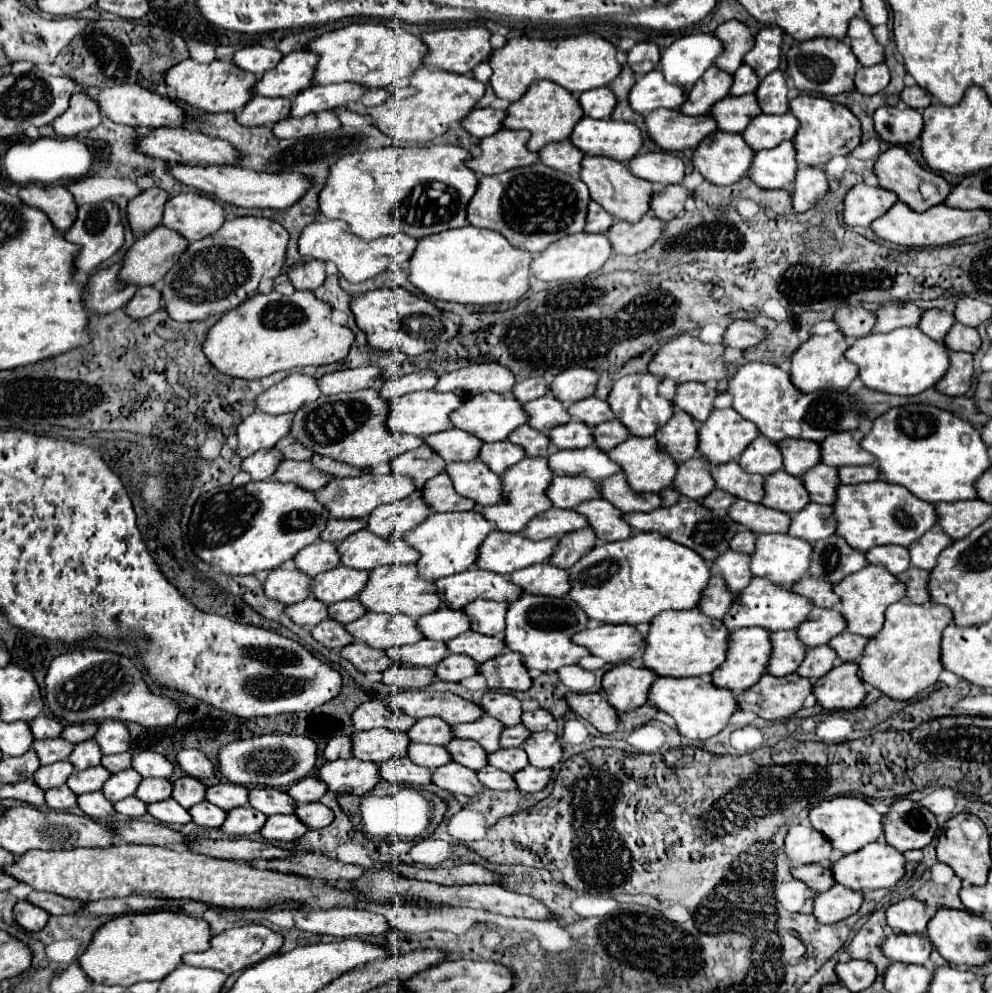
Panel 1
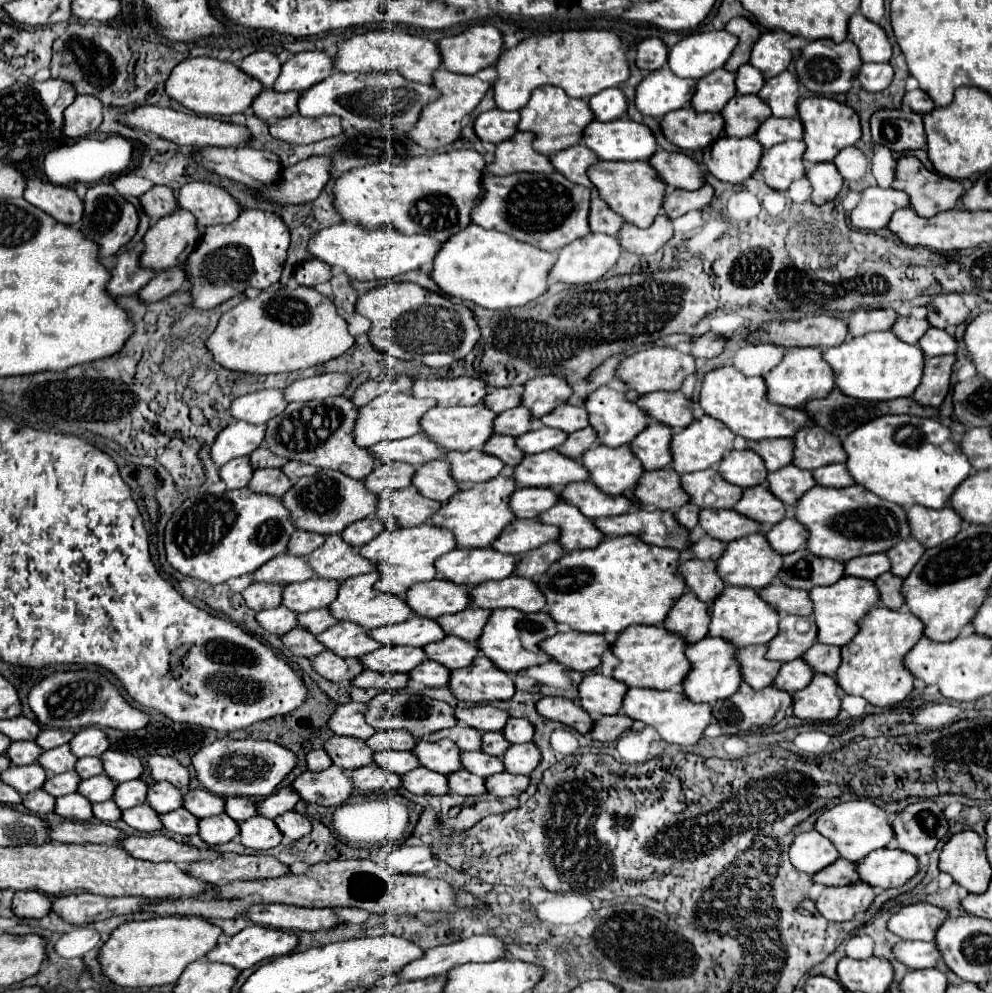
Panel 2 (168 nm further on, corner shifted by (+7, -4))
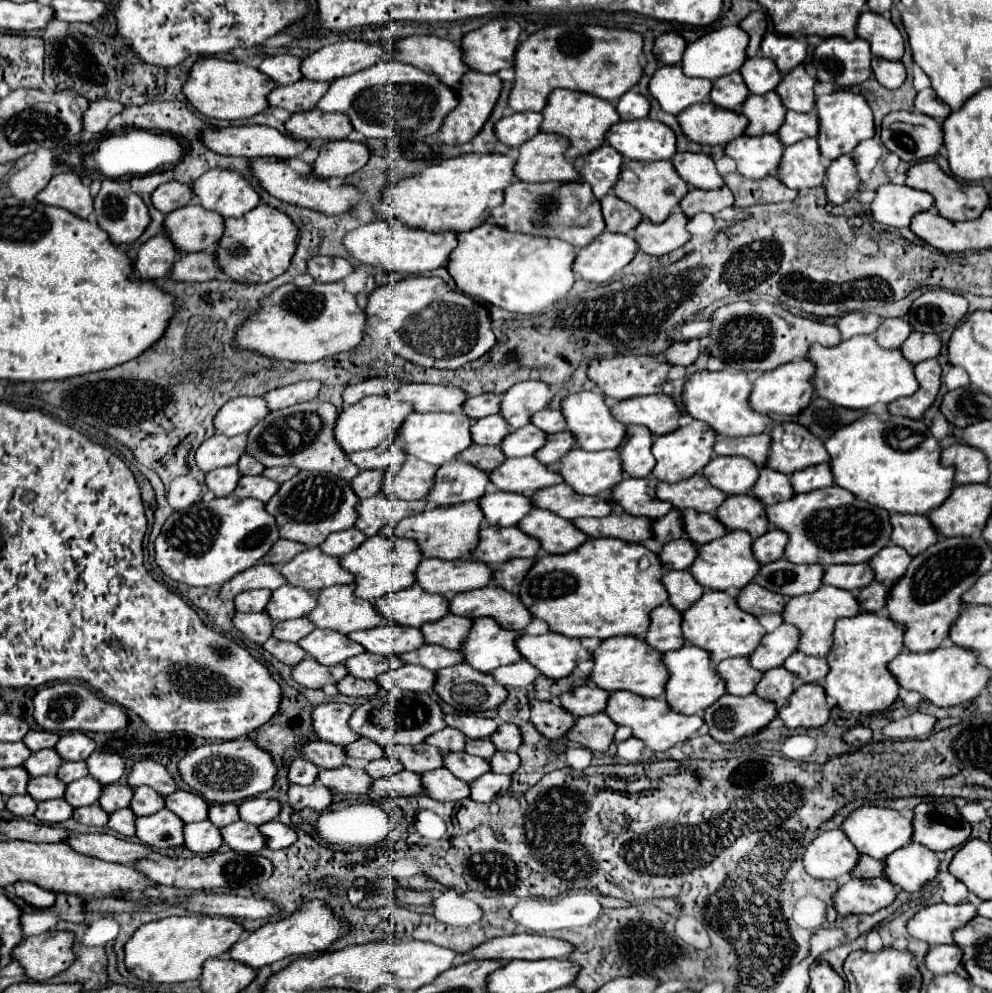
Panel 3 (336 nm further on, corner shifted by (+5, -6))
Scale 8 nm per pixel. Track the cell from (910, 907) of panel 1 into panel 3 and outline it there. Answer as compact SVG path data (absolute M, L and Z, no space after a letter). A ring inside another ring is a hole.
M932 904L922 908L910 922L908 932L914 938L920 938L932 946L936 944L952 944L954 930L966 926L976 916L976 906L966 904Z

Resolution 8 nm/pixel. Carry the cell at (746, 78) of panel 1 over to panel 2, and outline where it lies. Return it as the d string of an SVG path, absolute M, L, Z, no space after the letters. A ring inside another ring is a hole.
M750 64L740 66L740 70L736 72L736 90L740 94L756 94L760 92L762 86L764 86L764 78L754 66Z

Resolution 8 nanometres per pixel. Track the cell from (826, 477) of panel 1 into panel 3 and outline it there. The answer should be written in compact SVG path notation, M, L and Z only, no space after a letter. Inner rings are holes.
M760 468L760 476L758 476L756 484L754 484L752 494L764 506L770 506L770 504L788 500L790 496L794 496L794 490L792 490L792 484L790 484L786 474L774 472L770 468Z

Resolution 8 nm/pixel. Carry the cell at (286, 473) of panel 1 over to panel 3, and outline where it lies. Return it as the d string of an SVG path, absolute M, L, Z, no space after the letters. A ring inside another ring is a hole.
M244 476L238 482L238 488L232 492L236 498L256 498L264 504L274 496L280 484L274 484L274 480L268 480L264 476Z

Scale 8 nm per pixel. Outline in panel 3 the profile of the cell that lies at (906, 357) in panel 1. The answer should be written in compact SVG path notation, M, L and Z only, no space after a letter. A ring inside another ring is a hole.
M854 336L832 348L810 344L806 358L816 366L812 376L814 394L842 408L868 410L874 404L890 404L896 398L912 396L918 390L914 366L910 366L900 350L880 348L874 336Z

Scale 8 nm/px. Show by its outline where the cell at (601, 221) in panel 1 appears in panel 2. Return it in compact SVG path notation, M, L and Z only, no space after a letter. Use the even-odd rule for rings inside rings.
M592 198L588 222L590 222L592 232L602 232L602 234L608 234L608 236L616 236L620 226L624 224L624 218L620 214L612 212L600 198Z

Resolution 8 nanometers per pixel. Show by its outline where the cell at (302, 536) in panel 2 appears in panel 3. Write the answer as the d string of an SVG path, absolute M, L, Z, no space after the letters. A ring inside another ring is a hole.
M280 538L276 544L274 544L274 548L270 548L270 552L262 558L262 562L266 562L266 564L278 564L278 566L282 566L282 564L286 564L288 560L292 560L292 556L296 556L298 552L302 552L306 546L304 544L298 544L298 542L290 542L290 540L284 540L284 538Z

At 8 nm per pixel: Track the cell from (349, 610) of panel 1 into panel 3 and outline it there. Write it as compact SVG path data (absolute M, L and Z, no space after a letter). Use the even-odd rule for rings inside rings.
M296 618L296 620L284 620L276 622L272 630L272 638L278 638L282 642L298 642L306 634L314 630L314 624L308 618Z

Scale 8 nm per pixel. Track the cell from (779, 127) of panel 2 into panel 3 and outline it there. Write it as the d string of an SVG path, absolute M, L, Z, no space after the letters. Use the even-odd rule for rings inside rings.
M788 112L786 122L778 130L778 136L786 146L798 140L804 140L804 138L816 138L818 136L818 114L816 112L808 112L808 114Z

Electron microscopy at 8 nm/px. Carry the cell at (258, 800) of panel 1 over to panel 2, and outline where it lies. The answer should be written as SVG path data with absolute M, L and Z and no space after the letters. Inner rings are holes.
M240 796L226 798L226 814L236 822L244 822L256 816L256 802L252 798L240 798Z

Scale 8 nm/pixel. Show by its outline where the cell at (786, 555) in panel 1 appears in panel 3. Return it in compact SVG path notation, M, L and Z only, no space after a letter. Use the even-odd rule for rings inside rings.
M732 530L732 532L724 534L722 538L716 538L708 544L698 546L698 556L696 556L694 564L690 564L690 574L706 590L722 590L722 592L732 590L732 592L736 592L752 582L758 568L760 568L760 564L756 562L754 554L752 554L752 538L746 532Z

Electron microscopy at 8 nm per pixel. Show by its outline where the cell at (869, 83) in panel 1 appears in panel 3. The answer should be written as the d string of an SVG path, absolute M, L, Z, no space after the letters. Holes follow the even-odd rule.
M876 56L872 60L872 70L874 70L876 80L886 88L900 88L906 80L906 68L902 62L882 60Z

